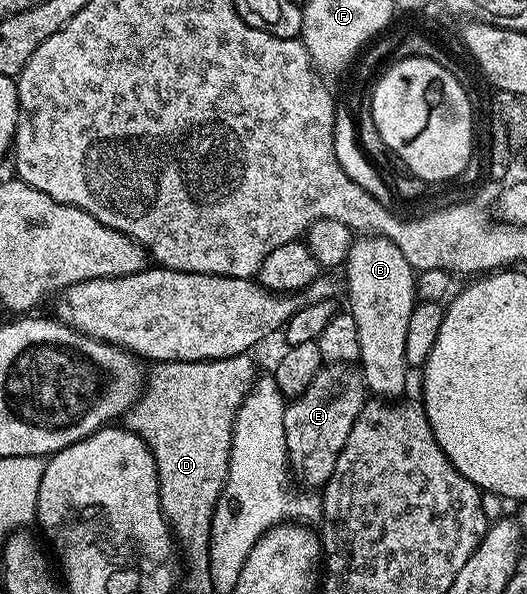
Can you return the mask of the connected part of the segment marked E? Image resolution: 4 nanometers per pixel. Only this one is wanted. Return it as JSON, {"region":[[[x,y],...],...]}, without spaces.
{"region":[[[324,363],[314,381],[297,399],[284,408],[286,449],[291,474],[300,475],[305,488],[320,489],[327,483],[334,465],[338,465],[338,453],[354,429],[354,421],[366,402],[364,377],[355,366],[346,363]]]}

